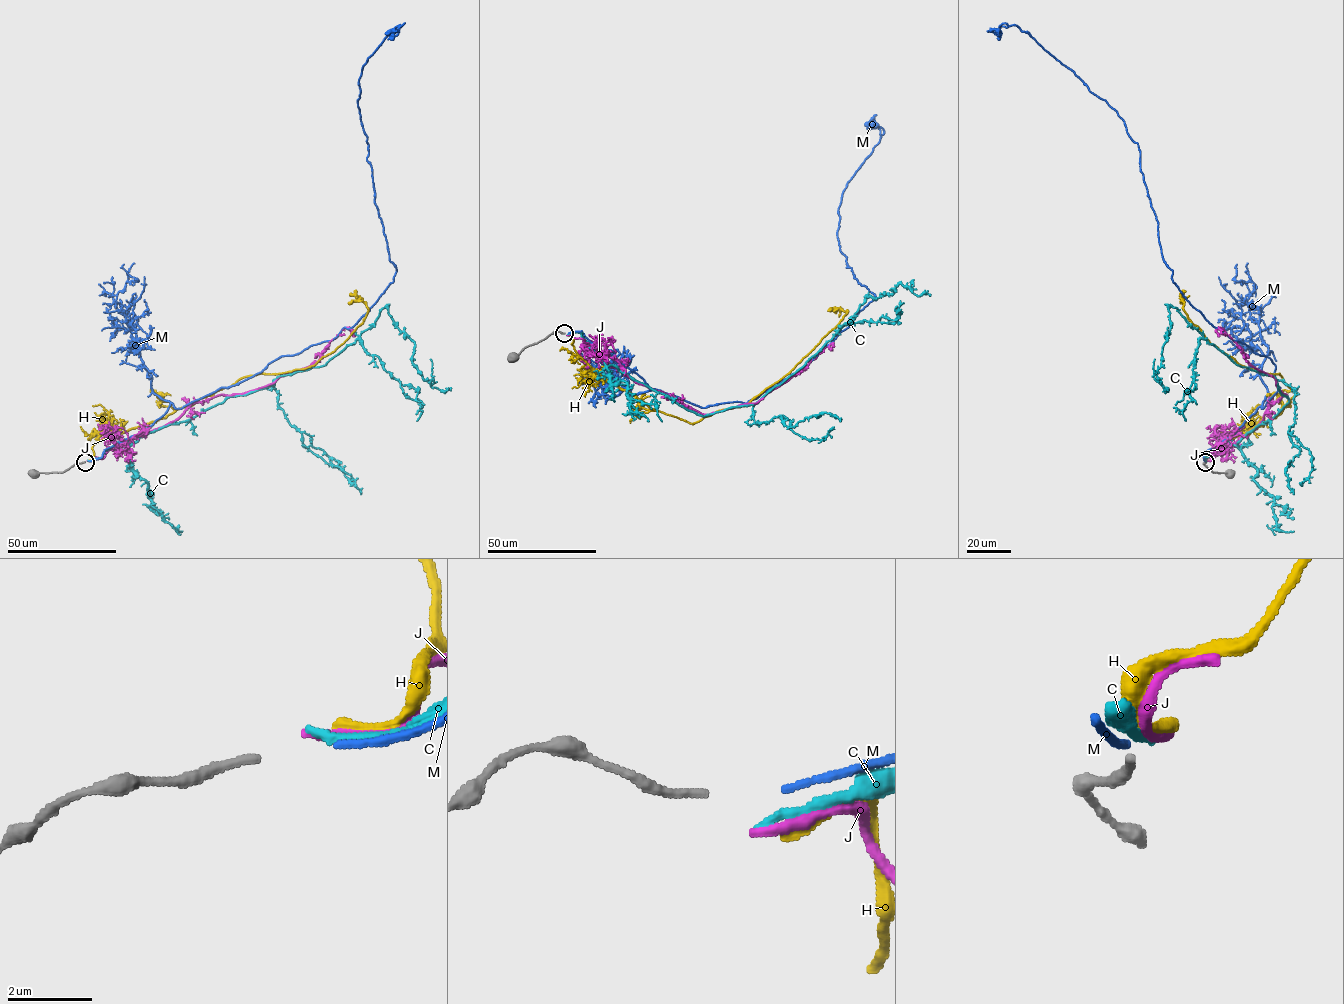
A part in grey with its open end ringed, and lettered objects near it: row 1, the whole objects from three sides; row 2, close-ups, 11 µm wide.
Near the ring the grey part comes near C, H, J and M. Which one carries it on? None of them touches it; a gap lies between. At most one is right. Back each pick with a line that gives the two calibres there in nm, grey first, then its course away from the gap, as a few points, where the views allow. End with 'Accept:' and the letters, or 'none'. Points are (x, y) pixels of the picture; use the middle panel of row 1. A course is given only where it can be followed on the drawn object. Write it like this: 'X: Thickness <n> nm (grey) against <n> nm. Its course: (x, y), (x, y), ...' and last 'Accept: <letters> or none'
Accept: none

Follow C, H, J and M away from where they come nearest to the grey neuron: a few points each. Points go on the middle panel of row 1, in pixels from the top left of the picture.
C: (567, 335), (581, 332), (608, 364), (705, 416), (756, 404), (867, 296), (890, 295), (899, 283), (930, 296)
H: (568, 335), (575, 352), (608, 381), (694, 423), (745, 406), (784, 376), (847, 312), (829, 311)
J: (567, 335), (582, 338), (635, 381), (704, 414), (755, 404), (797, 374), (831, 343), (834, 346)
M: (568, 333), (701, 407), (800, 370), (875, 300), (837, 232), (880, 138), (866, 122)

